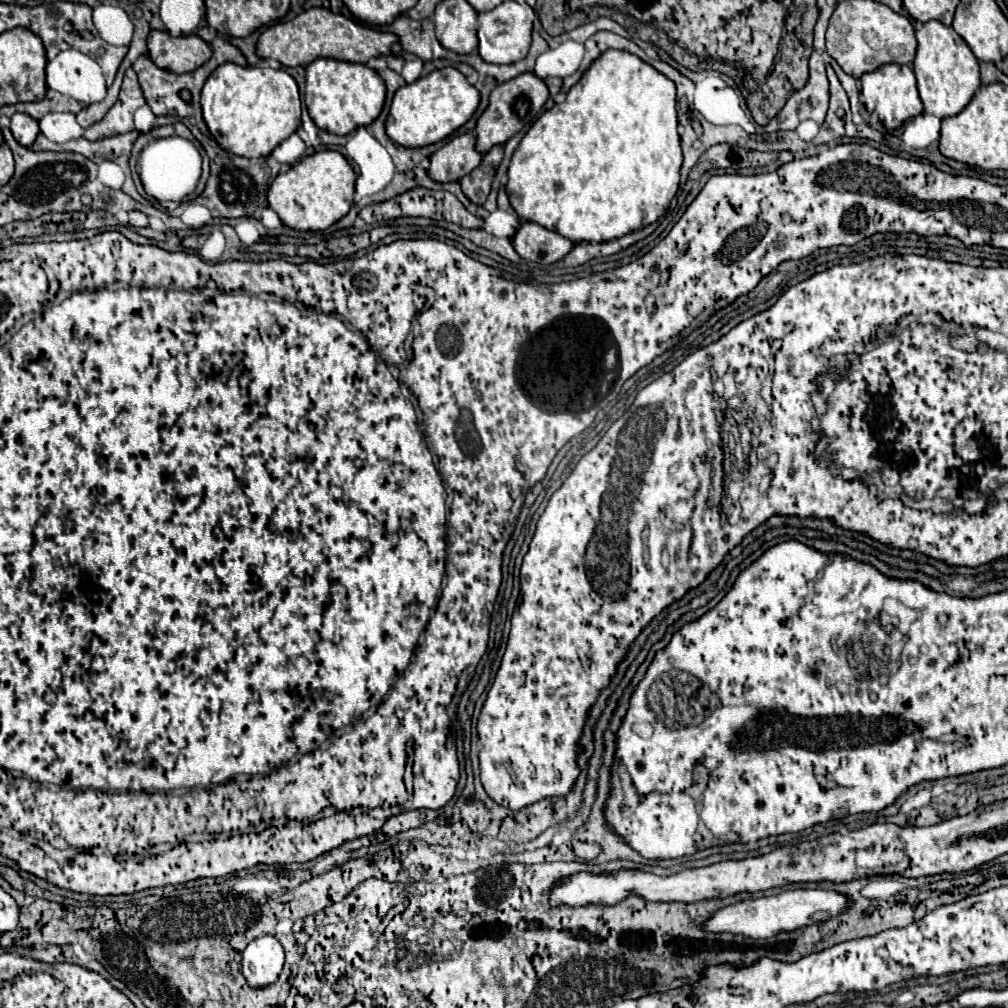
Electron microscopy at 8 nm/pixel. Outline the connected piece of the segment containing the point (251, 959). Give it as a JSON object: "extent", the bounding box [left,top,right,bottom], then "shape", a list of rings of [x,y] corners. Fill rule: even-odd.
{"extent":[242,934,284,988],"shape":[[[264,934],[248,944],[242,956],[242,972],[252,988],[268,986],[278,980],[284,966],[284,950],[276,936]]]}

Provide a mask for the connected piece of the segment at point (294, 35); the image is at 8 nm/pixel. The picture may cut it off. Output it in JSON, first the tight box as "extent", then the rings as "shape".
{"extent":[256,8,398,66],"shape":[[[310,8],[290,22],[278,22],[268,26],[256,42],[256,54],[264,60],[274,58],[284,66],[308,66],[316,58],[334,58],[366,64],[370,58],[388,56],[390,46],[396,40],[398,38],[390,32],[374,30],[362,22],[344,18],[342,14],[332,14],[326,8]]]}

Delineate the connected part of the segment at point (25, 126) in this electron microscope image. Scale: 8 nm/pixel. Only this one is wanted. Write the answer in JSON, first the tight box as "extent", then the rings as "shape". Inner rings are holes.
{"extent":[10,114,40,148],"shape":[[[14,114],[10,130],[12,130],[12,136],[16,138],[16,142],[26,146],[26,148],[32,146],[32,142],[36,140],[36,136],[40,132],[38,122],[26,114]]]}

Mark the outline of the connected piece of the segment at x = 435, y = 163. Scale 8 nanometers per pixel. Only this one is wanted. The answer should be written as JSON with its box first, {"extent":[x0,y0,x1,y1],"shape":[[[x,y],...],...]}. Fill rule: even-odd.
{"extent":[430,132,482,182],"shape":[[[472,132],[460,134],[446,142],[430,156],[430,178],[436,182],[456,182],[470,174],[482,160],[476,152],[476,136]]]}

